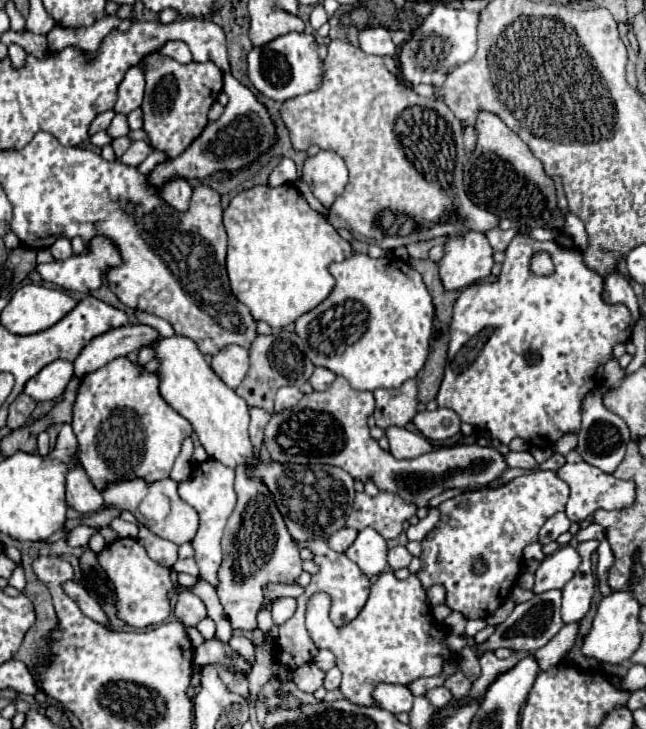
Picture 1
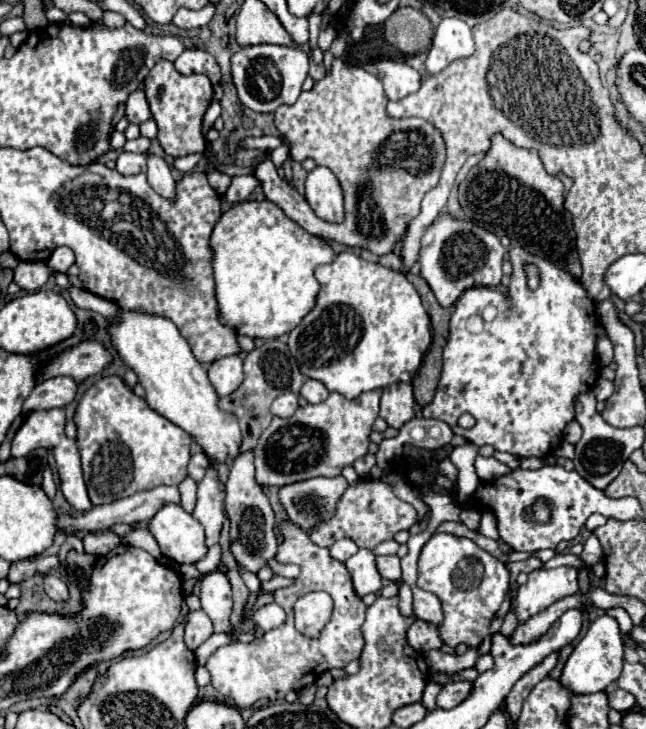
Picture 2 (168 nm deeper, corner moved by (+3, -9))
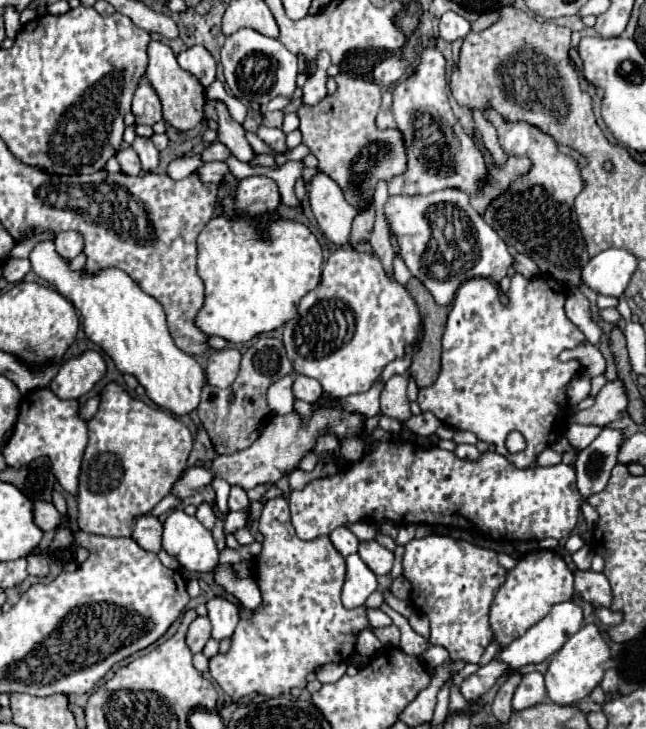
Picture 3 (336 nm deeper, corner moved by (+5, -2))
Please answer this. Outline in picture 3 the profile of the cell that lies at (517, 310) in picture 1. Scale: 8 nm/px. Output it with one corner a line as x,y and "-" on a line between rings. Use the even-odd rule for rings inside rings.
516,273
510,285
510,303
502,305
498,287
490,279
470,279
462,283
442,337
442,369
432,387
420,389
420,409
434,413
442,423
452,425
454,429
472,431
480,441
494,445
496,451
516,467
522,469
532,465
546,447
564,435
568,415
566,385
582,371
578,359
566,363
558,361
558,355
564,349
574,349
586,339
564,313
566,293
568,291
554,277
538,275
536,279
524,279
-
510,431
520,431
526,437
528,445
524,451
514,455
508,453
504,441

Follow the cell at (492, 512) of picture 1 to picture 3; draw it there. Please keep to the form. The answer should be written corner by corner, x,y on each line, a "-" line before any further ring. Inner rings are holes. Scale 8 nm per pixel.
428,535
422,539
412,539
404,547
404,559
402,559
402,575
412,583
412,605
426,613
430,619
430,643
442,645
450,651
450,659
466,659
468,663
478,663
480,655
484,653
486,645
492,639
492,627
490,627
490,605
496,597
496,591
506,581
506,569
498,563
496,551
476,547
466,539
454,539
448,535

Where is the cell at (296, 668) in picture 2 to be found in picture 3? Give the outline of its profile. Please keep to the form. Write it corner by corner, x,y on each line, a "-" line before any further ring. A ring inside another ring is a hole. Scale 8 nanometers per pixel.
284,497
268,499
258,529
264,535
264,549
256,557
254,575
258,577
258,587
262,591
262,609
256,609
250,621
240,621
232,635
232,645
228,653
218,653
210,659
210,675
222,687
232,701
240,701
250,693
260,693
268,697
278,697
288,693
292,687
306,687
306,675
316,671
326,663
346,661
356,651
356,639
362,629
368,627
368,617
364,607
346,609
340,601
346,563
344,557
334,549
328,537
316,537
314,541
302,541
296,537
290,523
290,507

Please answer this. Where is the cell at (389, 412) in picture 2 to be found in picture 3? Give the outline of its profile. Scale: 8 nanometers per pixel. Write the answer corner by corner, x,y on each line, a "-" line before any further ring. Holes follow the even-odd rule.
406,373
390,377
390,381
384,385
384,389
380,393
382,415
398,419
402,423
412,415
410,407
408,407
406,387
408,387
408,375

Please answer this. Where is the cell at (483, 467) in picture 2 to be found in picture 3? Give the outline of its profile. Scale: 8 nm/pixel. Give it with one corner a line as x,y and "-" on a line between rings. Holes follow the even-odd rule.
458,445
454,449
454,453
460,457
460,459
466,459
466,461
478,461
482,457
482,453
476,449
476,445

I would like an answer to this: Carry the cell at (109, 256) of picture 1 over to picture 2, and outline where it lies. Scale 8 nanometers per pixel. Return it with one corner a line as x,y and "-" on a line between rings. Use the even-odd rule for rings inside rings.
20,260
14,268
14,282
28,292
38,290
48,280
48,266
44,262
24,262

